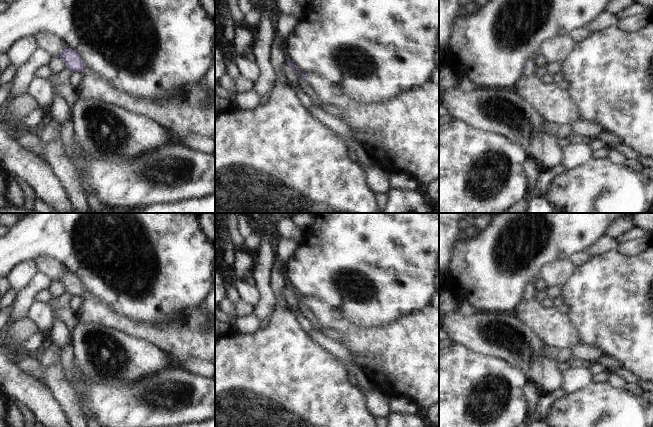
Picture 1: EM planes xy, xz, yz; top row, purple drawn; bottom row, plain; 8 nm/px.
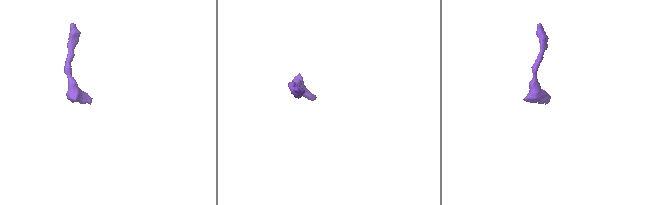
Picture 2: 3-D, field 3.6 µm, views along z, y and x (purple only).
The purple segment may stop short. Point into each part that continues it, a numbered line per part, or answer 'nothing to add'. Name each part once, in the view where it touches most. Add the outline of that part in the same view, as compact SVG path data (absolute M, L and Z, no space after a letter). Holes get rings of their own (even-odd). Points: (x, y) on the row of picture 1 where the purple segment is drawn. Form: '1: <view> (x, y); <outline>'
1: yz (556, 105); M532 62L523 72L515 84L517 95L532 105L545 121L556 125L573 125L580 119L580 114L569 90L562 89L555 82L545 84L536 74L536 69Z

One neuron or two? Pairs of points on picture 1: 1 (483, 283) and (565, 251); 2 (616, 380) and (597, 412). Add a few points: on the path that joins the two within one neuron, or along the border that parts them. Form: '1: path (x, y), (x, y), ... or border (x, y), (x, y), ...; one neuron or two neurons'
1: path (503, 275), (514, 275), (528, 269), (545, 252); one neuron
2: border (607, 382), (623, 389); two neurons

